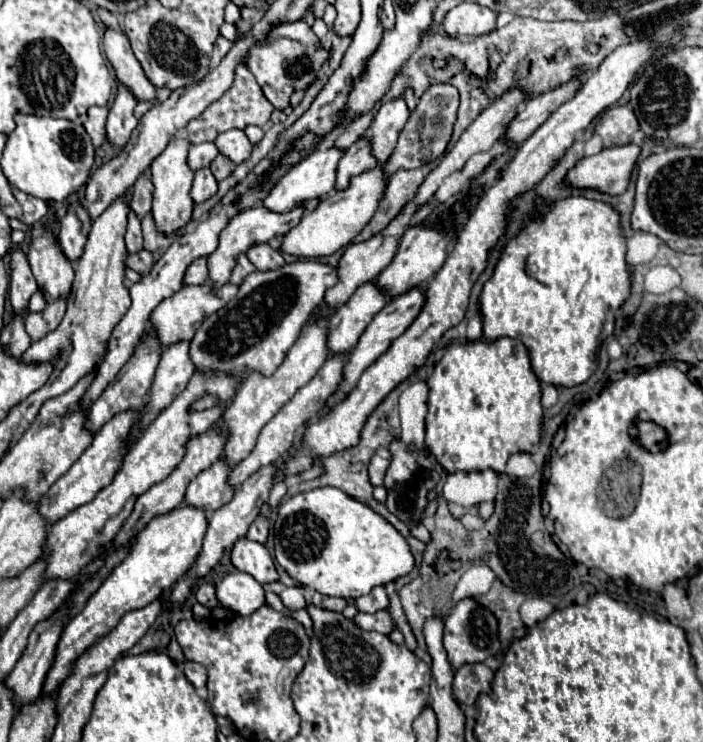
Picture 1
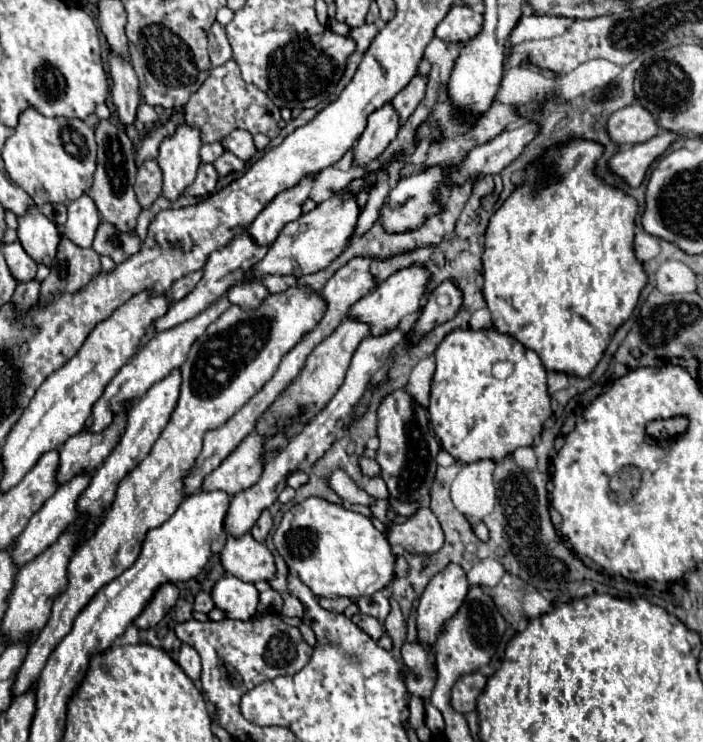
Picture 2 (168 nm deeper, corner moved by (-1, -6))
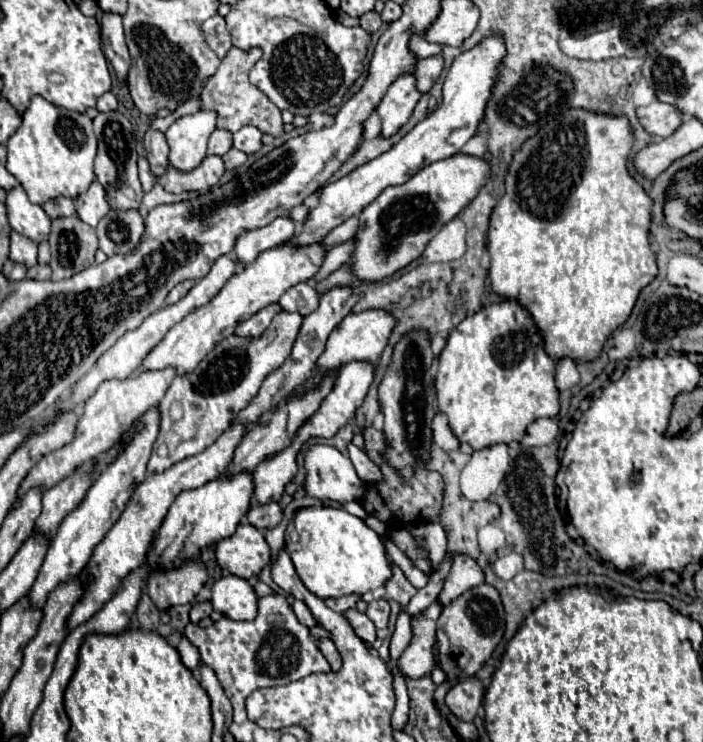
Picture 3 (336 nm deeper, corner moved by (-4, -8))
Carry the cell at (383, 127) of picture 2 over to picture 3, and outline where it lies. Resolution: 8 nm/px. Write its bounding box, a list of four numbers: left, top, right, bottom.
[376,74,420,138]

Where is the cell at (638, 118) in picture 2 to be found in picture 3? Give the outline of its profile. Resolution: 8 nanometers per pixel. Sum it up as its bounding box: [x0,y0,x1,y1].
[636,100,682,136]

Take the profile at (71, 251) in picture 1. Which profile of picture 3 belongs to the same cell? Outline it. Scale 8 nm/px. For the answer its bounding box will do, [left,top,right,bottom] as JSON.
[74,182,108,228]

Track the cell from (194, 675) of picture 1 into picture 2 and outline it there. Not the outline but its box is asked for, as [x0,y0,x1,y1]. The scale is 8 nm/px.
[177,644,201,680]

